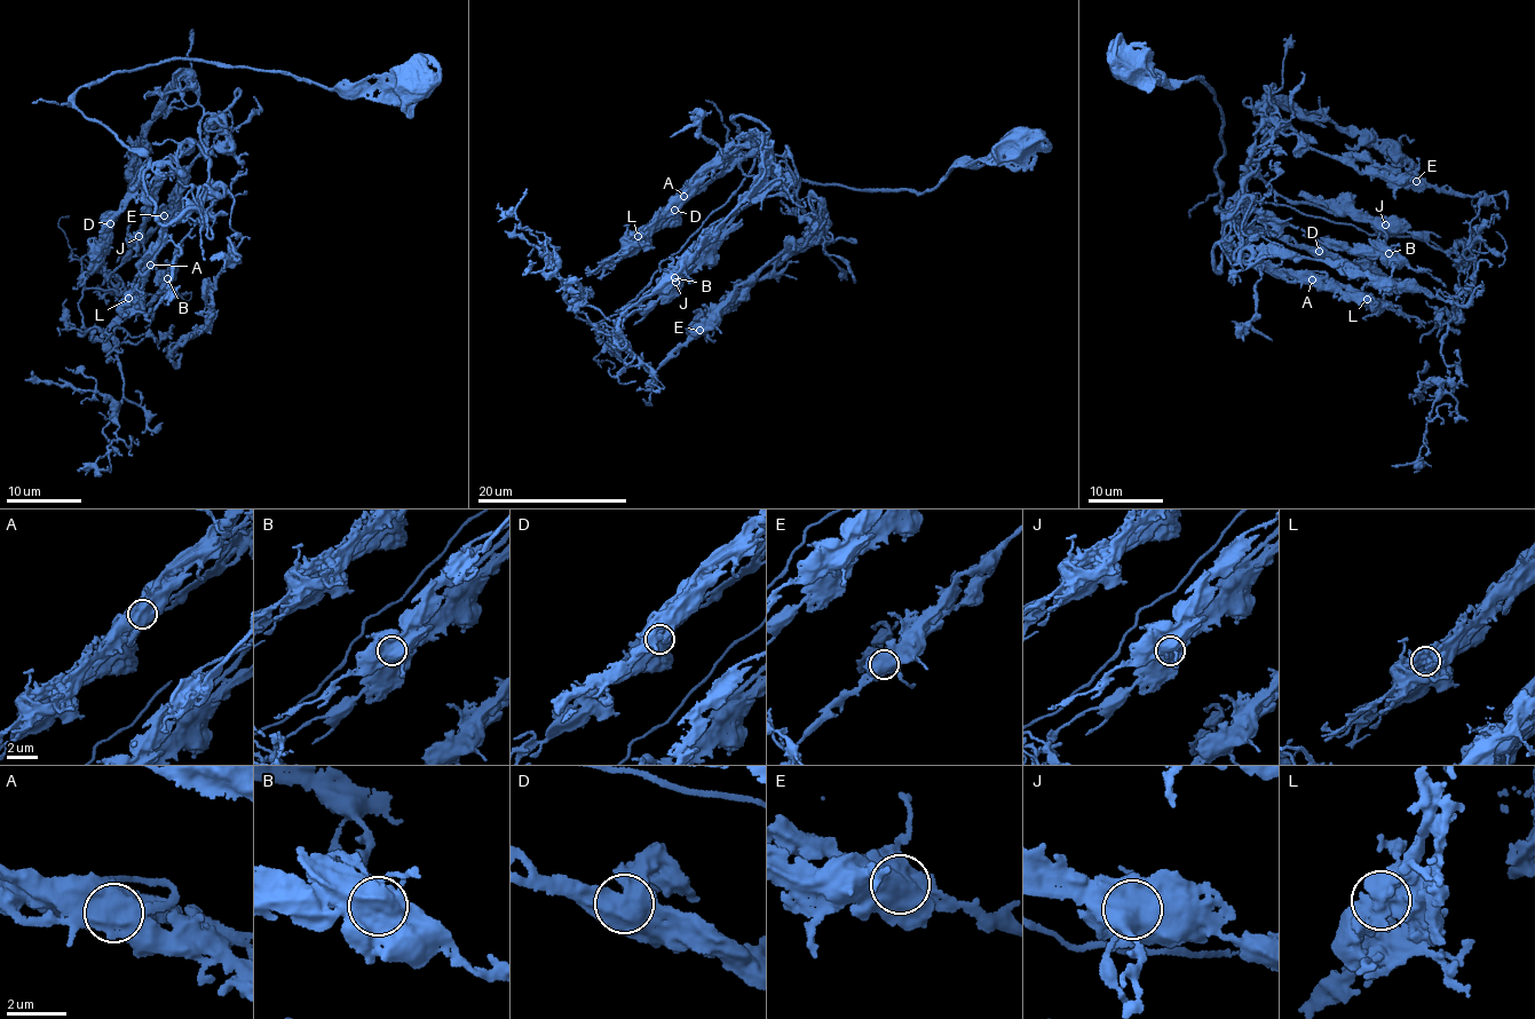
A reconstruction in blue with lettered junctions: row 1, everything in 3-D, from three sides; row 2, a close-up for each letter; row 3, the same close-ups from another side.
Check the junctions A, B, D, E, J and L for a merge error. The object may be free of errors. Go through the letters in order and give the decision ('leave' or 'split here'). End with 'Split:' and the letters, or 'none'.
A: leave
B: leave
D: leave
E: leave
J: leave
L: leave
Split: none

